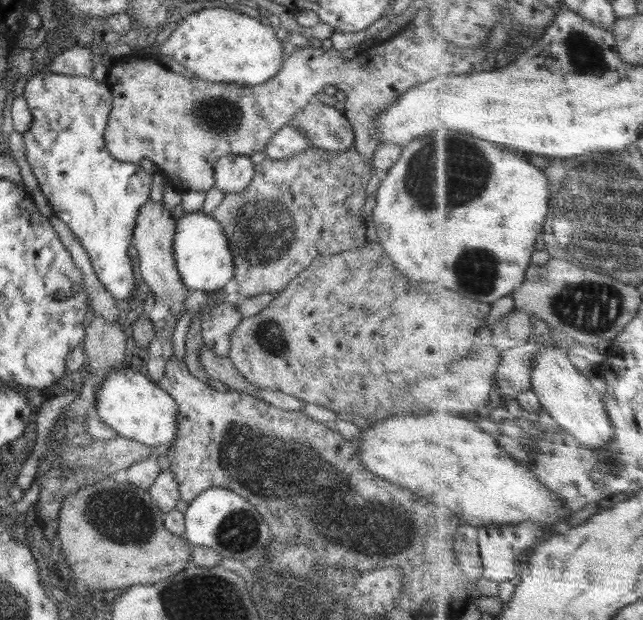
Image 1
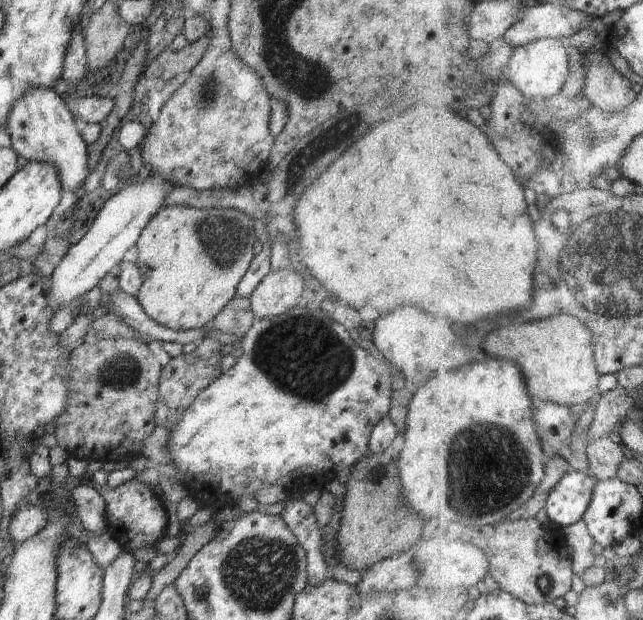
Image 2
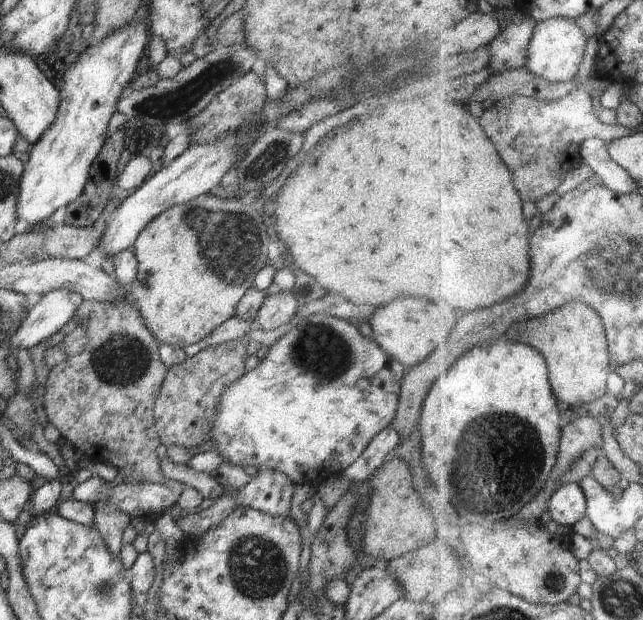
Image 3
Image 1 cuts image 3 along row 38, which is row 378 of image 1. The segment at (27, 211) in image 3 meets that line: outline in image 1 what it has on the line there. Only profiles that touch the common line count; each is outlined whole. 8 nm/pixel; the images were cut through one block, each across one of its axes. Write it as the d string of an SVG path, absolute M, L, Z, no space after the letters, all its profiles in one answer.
M122 369L108 374L99 389L95 391L95 406L98 418L111 426L118 435L155 448L170 444L177 433L178 405L171 394L138 372L122 372Z

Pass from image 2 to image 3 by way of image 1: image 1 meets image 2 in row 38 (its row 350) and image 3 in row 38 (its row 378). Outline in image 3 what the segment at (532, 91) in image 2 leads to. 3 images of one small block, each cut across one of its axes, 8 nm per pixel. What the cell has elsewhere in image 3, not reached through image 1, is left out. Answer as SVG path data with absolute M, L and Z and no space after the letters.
M554 17L540 21L529 46L529 64L526 67L534 74L555 83L571 81L582 72L589 40L584 28L575 19Z

